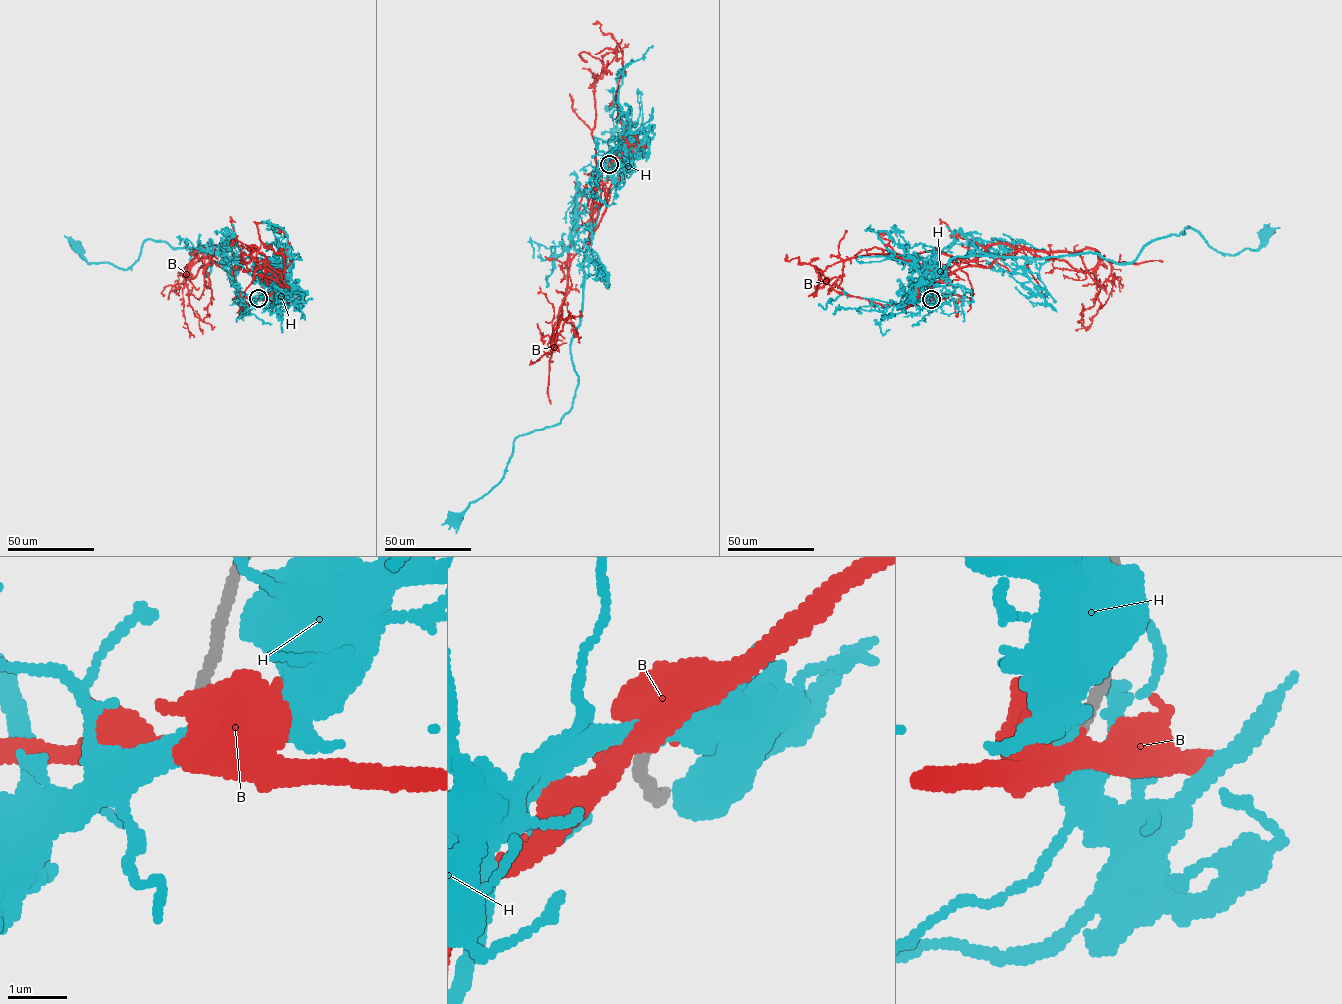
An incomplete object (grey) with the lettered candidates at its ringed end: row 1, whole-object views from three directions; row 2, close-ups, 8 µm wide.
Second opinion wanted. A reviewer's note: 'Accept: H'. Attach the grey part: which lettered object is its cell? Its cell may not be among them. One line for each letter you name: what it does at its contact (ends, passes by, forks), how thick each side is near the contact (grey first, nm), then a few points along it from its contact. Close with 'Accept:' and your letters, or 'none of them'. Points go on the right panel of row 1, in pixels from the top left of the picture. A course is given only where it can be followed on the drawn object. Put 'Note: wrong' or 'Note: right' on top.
Note: wrong
B: it passes by; 240 nm thick on the grey side, 420 nm on the other; it runs (931, 299), (930, 287), (961, 268), (1020, 249), (1093, 248), (1112, 288), (1075, 329)
Accept: B

